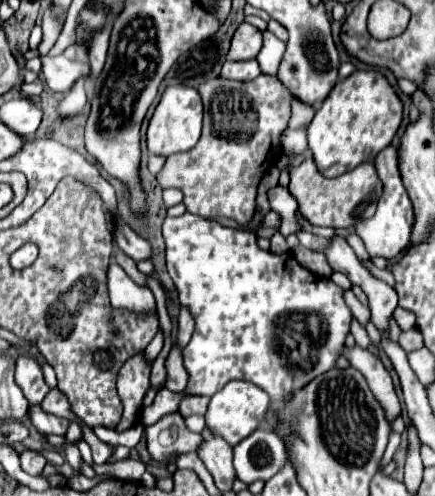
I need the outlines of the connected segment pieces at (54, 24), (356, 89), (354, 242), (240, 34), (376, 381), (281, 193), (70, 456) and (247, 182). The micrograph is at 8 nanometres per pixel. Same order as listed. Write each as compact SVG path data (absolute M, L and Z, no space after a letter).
M48 9L48 11L44 13L44 23L42 23L44 37L42 37L42 43L38 45L38 53L40 53L40 55L46 55L48 49L54 45L54 41L58 39L58 29L62 29L62 25L58 25L58 21L52 19L50 9Z
M354 71L350 77L338 81L324 103L318 107L314 121L310 121L308 147L314 155L316 167L324 177L338 177L346 171L352 171L360 163L374 161L374 157L386 149L396 137L396 131L402 125L404 109L394 87L388 79L374 71Z
M348 235L348 239L346 239L346 241L350 243L350 247L356 251L356 255L358 255L362 261L370 261L370 255L366 253L364 243L362 243L362 239L360 239L358 235Z
M242 23L234 37L228 51L228 61L246 61L254 59L262 49L262 31L250 23Z
M344 347L342 355L348 359L350 367L358 369L368 379L368 385L374 391L376 399L380 399L382 407L386 407L388 421L392 421L400 413L400 401L396 397L390 373L382 365L382 361L362 347Z
M272 187L268 191L268 201L270 201L270 207L282 217L282 227L278 229L282 237L288 237L290 233L296 233L300 227L294 219L294 211L298 209L298 203L294 201L294 197L290 195L288 189L284 187Z
M66 443L66 445L64 445L64 455L66 455L66 461L78 471L78 469L80 469L80 451L78 451L78 447Z
M258 75L254 81L226 81L224 77L214 77L210 81L204 81L198 87L198 93L204 103L202 137L190 151L170 155L156 179L162 189L180 189L184 193L182 203L194 215L206 219L228 217L234 219L238 225L248 225L256 213L258 183L264 173L276 165L280 157L280 135L290 119L292 97L276 77L268 75Z

